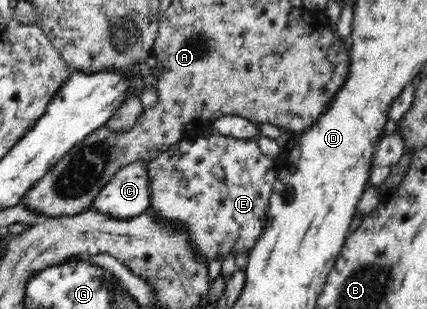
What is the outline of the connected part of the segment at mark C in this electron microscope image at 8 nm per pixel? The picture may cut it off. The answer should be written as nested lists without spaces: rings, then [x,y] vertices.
[[[137,159],[126,164],[96,195],[93,207],[116,218],[131,218],[146,211],[152,203],[150,160]]]

